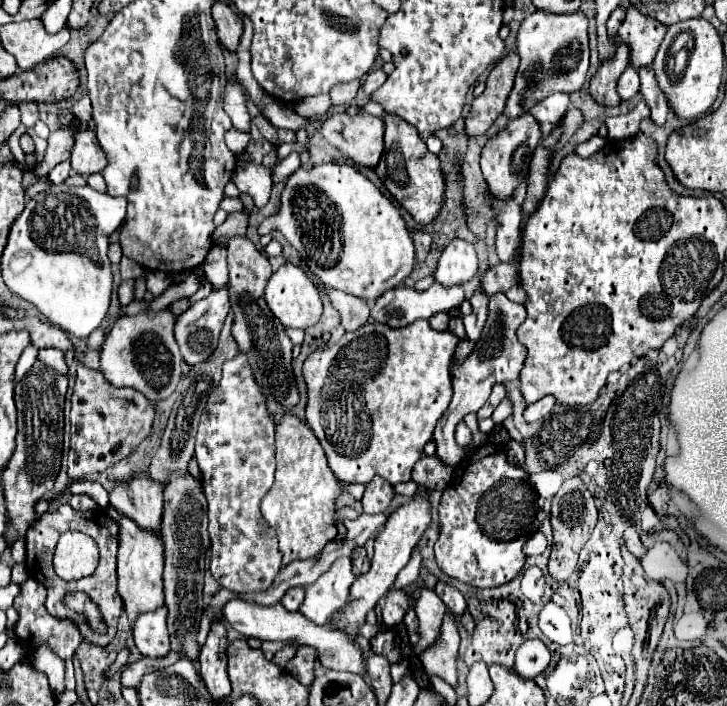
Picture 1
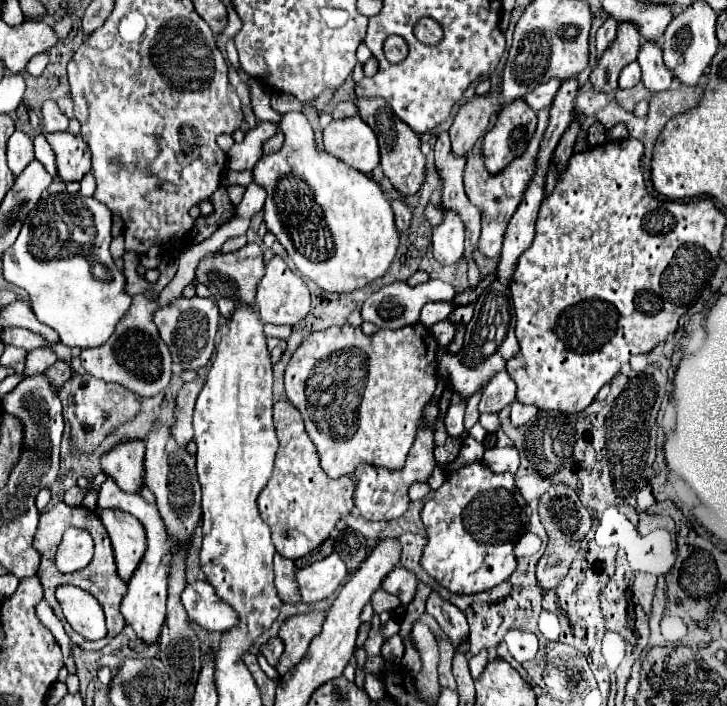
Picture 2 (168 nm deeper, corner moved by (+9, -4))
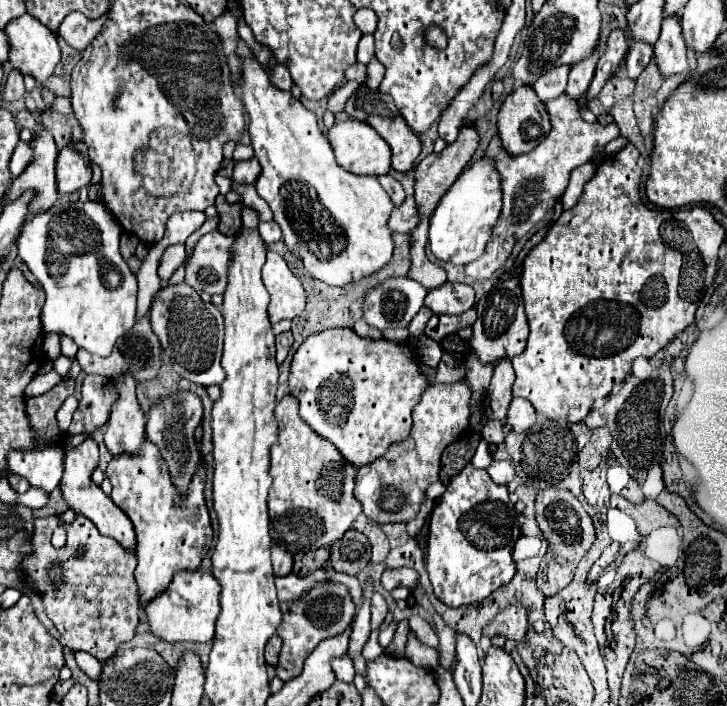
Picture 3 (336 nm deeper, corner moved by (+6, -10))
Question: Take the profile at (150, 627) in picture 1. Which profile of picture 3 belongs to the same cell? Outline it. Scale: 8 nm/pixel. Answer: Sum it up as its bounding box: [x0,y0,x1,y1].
[106,442,212,608]

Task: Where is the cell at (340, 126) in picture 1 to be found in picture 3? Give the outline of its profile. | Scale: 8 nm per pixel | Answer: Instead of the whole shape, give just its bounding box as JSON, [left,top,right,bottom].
[326,118,390,176]

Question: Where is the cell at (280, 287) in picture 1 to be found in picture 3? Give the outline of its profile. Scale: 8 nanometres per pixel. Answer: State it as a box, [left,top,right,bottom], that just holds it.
[262,250,306,324]

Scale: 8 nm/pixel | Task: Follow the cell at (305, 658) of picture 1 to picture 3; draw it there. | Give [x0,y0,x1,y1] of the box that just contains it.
[276,582,356,682]

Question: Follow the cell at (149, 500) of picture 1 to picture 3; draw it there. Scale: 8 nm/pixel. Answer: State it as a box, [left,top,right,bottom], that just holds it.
[104,376,146,456]

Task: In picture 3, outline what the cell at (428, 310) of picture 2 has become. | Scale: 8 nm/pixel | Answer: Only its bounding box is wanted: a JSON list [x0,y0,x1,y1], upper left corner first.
[424,284,474,314]

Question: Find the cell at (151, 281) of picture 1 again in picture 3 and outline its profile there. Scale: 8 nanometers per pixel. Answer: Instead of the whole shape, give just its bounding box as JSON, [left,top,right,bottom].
[158,244,184,282]

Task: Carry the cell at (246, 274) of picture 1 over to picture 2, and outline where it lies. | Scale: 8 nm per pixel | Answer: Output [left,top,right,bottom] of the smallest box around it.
[195,244,263,318]

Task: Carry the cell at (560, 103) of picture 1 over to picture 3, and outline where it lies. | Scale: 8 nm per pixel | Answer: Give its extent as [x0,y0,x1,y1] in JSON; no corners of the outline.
[534,66,568,102]

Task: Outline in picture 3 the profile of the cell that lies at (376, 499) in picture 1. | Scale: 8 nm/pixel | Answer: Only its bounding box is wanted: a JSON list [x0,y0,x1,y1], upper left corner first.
[354,384,470,522]

